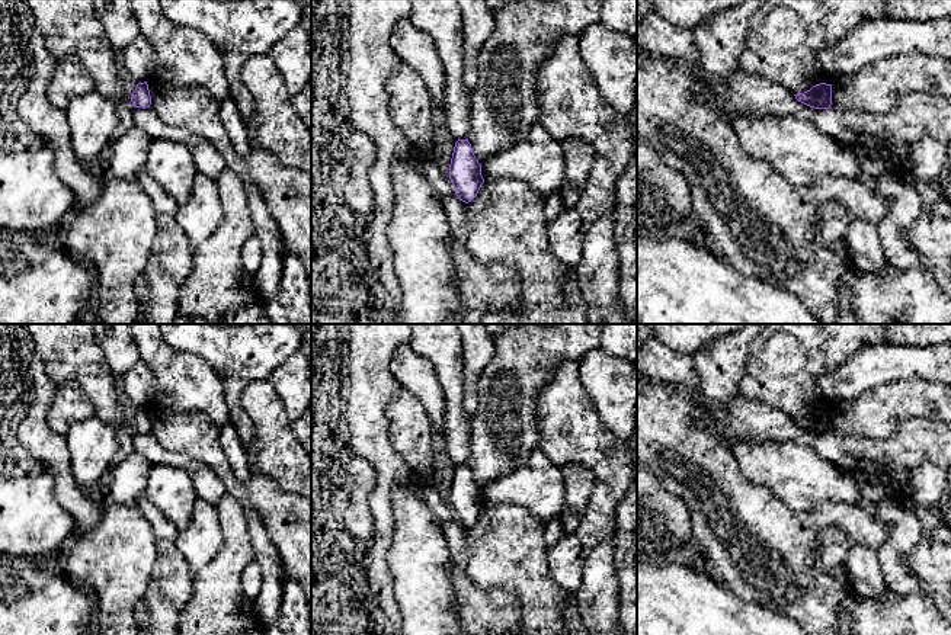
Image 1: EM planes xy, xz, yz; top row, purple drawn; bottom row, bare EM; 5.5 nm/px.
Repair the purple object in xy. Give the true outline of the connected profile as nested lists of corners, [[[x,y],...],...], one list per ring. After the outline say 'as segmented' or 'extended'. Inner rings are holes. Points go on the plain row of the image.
[[[147,407],[137,410],[137,413],[131,421],[131,427],[132,427],[132,432],[135,432],[135,433],[143,433],[143,434],[150,433],[151,421],[150,421]]] | as segmented

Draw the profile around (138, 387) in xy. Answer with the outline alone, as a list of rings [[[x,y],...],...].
[[[138,360],[127,373],[121,376],[121,395],[137,408],[151,405],[157,394],[156,375],[151,368]]]

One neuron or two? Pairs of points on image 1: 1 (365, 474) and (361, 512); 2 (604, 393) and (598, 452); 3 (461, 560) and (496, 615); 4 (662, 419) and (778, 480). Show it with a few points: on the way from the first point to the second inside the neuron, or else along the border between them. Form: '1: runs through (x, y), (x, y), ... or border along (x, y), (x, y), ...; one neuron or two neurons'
1: runs through (364, 483), (361, 503); one neuron
2: border along (585, 388), (601, 422), (621, 441); two neurons
3: runs through (460, 574), (461, 583), (482, 603); one neuron
4: border along (730, 452), (739, 471), (753, 483); two neurons

